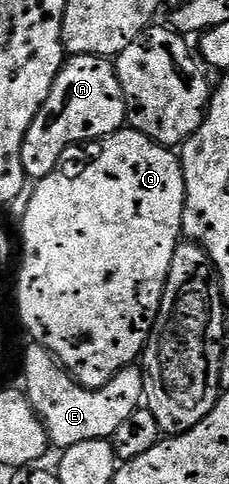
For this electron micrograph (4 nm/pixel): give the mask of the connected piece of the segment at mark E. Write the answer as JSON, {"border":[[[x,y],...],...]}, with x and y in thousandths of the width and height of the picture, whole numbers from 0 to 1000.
{"border":[[[131,711],[96,764],[114,771],[105,812],[179,864],[201,899],[253,926],[354,917],[367,909],[493,907],[507,884],[524,884],[524,876],[541,876],[541,868],[559,868],[559,860],[607,847],[629,831],[620,769],[598,754],[541,758],[432,806],[371,806],[306,775],[301,764],[258,754],[218,725],[162,711]]]}

